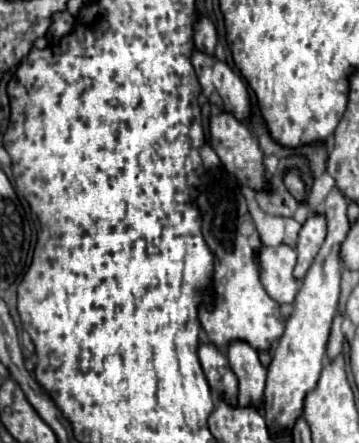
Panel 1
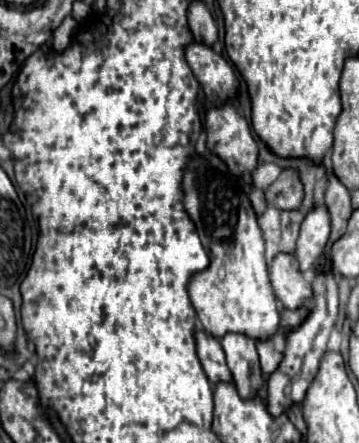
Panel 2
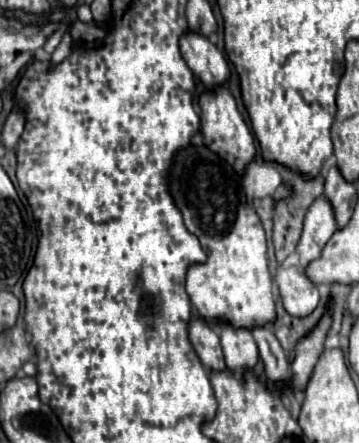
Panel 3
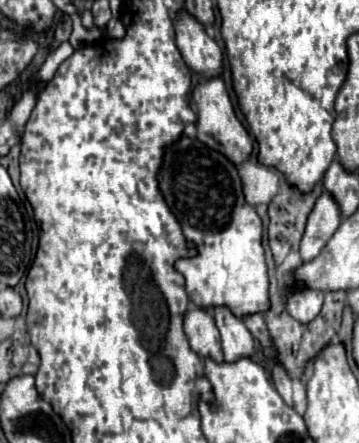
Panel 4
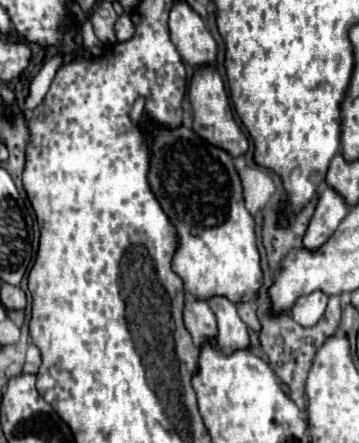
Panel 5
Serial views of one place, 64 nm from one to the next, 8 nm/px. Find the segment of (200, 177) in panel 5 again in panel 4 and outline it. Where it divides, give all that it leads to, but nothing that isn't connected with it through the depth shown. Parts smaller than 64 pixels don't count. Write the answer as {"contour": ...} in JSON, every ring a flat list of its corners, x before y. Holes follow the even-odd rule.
{"contour":[[182,134,176,142,164,148,162,166,158,170,158,188,164,196,164,202,180,222,186,240,196,246,196,256,180,258,174,264,174,268,186,278,186,292,190,300,200,308,228,306,236,316,268,310,270,302,268,274,262,250,262,222,256,210,244,200,236,166,224,154,208,148,196,138]]}

